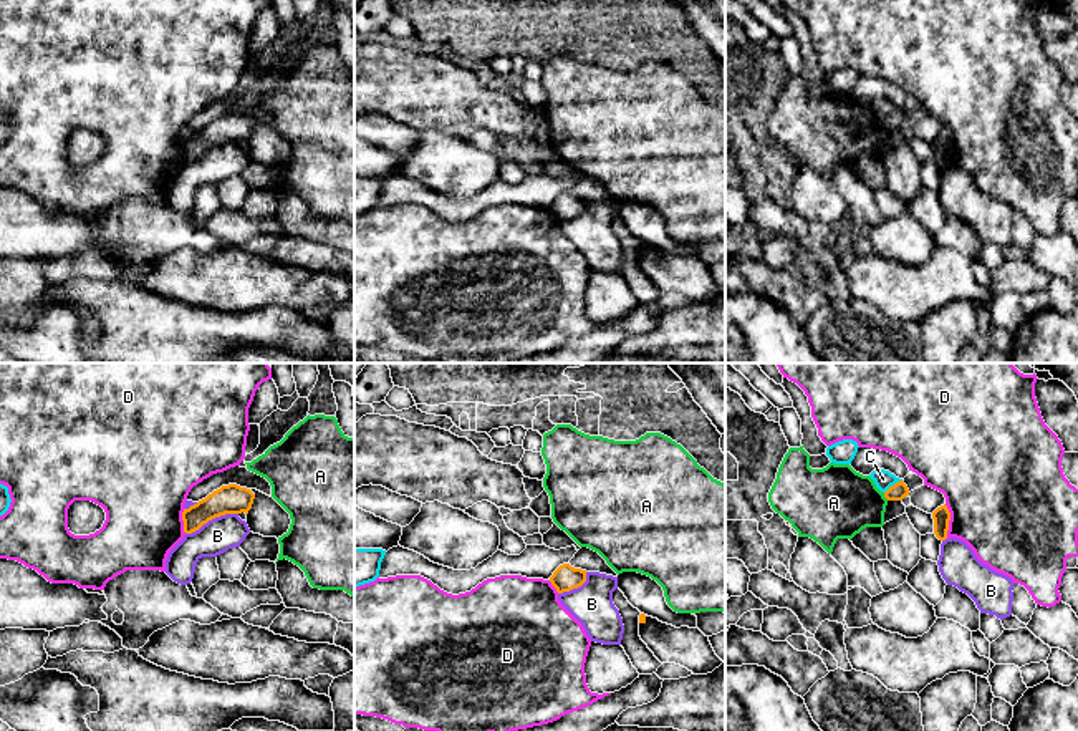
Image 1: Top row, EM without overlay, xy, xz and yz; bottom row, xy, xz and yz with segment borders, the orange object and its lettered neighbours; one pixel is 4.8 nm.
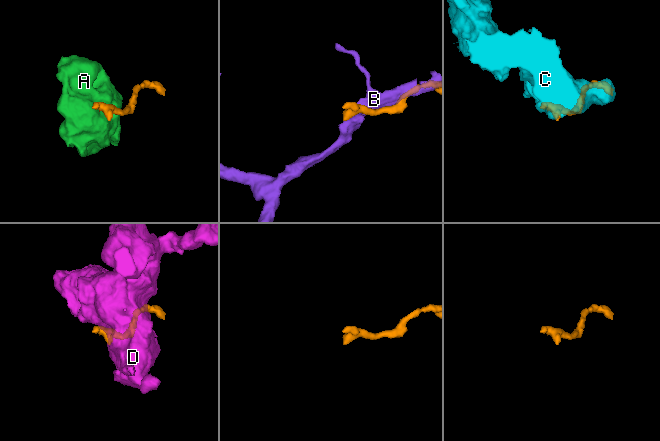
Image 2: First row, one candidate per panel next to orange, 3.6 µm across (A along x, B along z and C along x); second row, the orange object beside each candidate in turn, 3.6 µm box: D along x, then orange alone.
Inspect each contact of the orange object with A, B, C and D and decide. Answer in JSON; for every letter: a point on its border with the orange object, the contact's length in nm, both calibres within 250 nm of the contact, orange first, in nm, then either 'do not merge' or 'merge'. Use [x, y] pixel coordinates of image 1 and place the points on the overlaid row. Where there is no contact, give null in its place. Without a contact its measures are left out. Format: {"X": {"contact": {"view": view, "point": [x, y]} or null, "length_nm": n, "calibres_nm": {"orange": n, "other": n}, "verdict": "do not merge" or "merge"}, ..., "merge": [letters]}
{"A": {"contact": {"view": "yz", "point": [885, 496]}, "length_nm": 50, "calibres_nm": {"orange": 80, "other": 360}, "verdict": "do not merge"}, "B": {"contact": {"view": "xy", "point": [211, 519]}, "length_nm": 280, "calibres_nm": {"orange": 140, "other": 170}, "verdict": "do not merge"}, "C": {"contact": {"view": "yz", "point": [895, 484]}, "length_nm": 110, "calibres_nm": {"orange": 80, "other": 90}, "verdict": "do not merge"}, "D": {"contact": {"view": "yz", "point": [949, 519]}, "length_nm": 170, "calibres_nm": {"orange": 90, "other": 480}, "verdict": "do not merge"}, "merge": []}

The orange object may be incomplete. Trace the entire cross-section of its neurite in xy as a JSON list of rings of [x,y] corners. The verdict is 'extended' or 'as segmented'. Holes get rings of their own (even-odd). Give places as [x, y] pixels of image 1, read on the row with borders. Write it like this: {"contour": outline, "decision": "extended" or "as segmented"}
{"contour": [[[237,484],[222,486],[205,499],[190,506],[189,509],[184,509],[184,532],[192,534],[209,520],[225,514],[248,514],[253,499],[255,494],[247,487],[240,487]]], "decision": "as segmented"}

